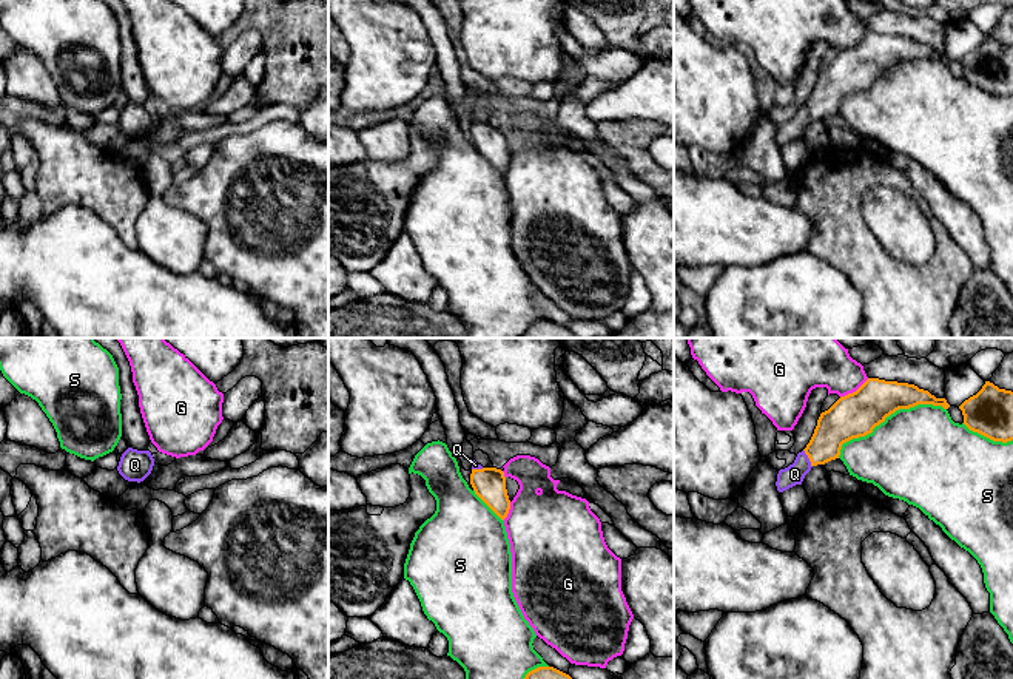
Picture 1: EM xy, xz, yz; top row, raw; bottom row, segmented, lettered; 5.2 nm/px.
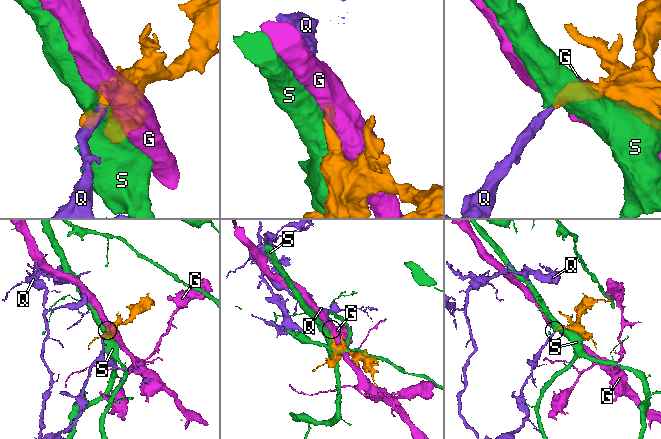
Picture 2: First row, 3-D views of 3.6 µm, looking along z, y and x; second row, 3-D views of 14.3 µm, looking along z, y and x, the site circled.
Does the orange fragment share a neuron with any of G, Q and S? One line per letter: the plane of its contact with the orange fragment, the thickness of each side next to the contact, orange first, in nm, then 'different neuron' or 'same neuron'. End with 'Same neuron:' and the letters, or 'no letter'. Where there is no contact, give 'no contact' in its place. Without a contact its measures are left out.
G: yz | 220/220 nm | different neuron
Q: yz | 200/110 nm | same neuron
S: yz | 220/480 nm | different neuron
Same neuron: Q

